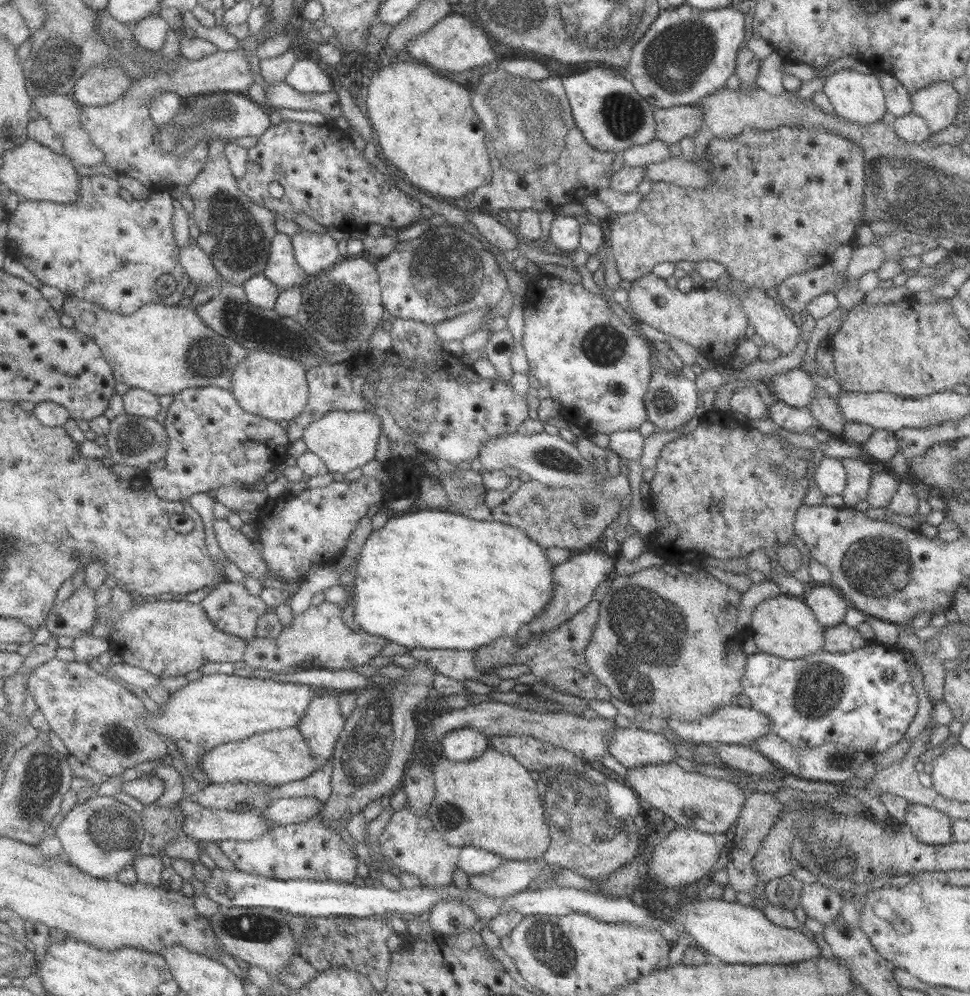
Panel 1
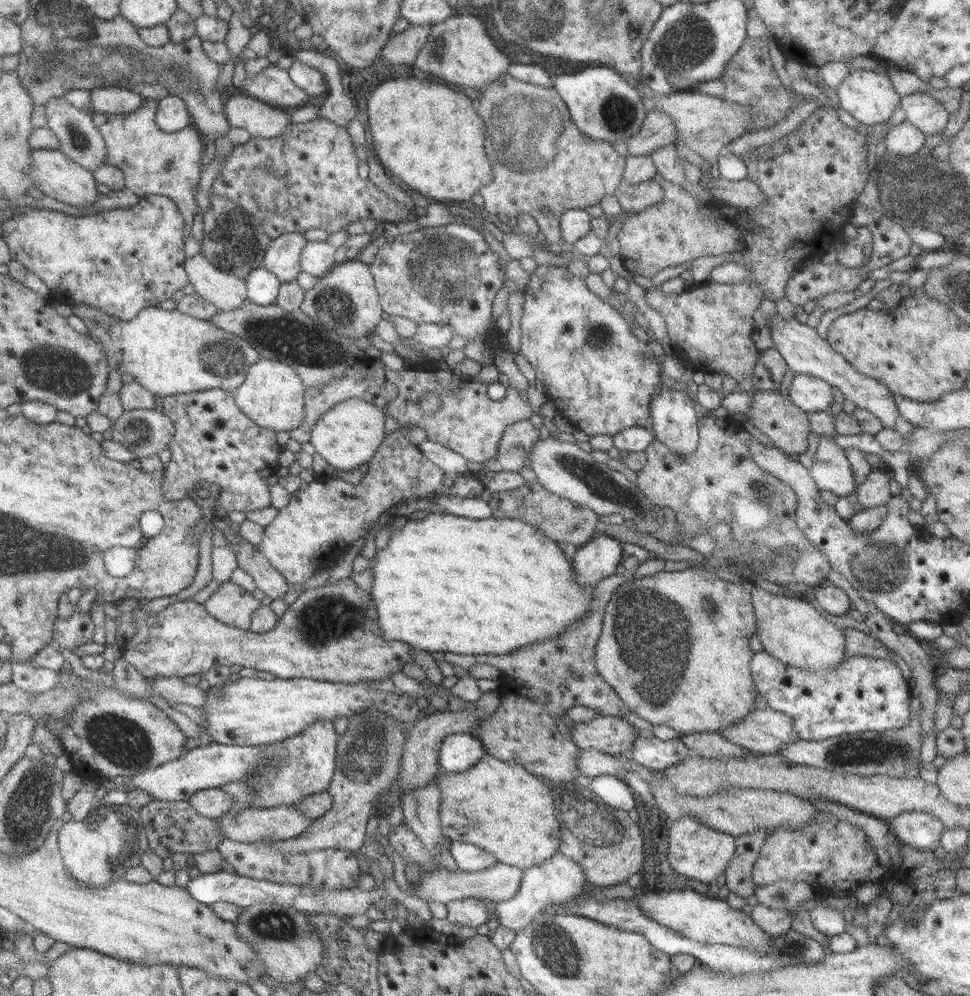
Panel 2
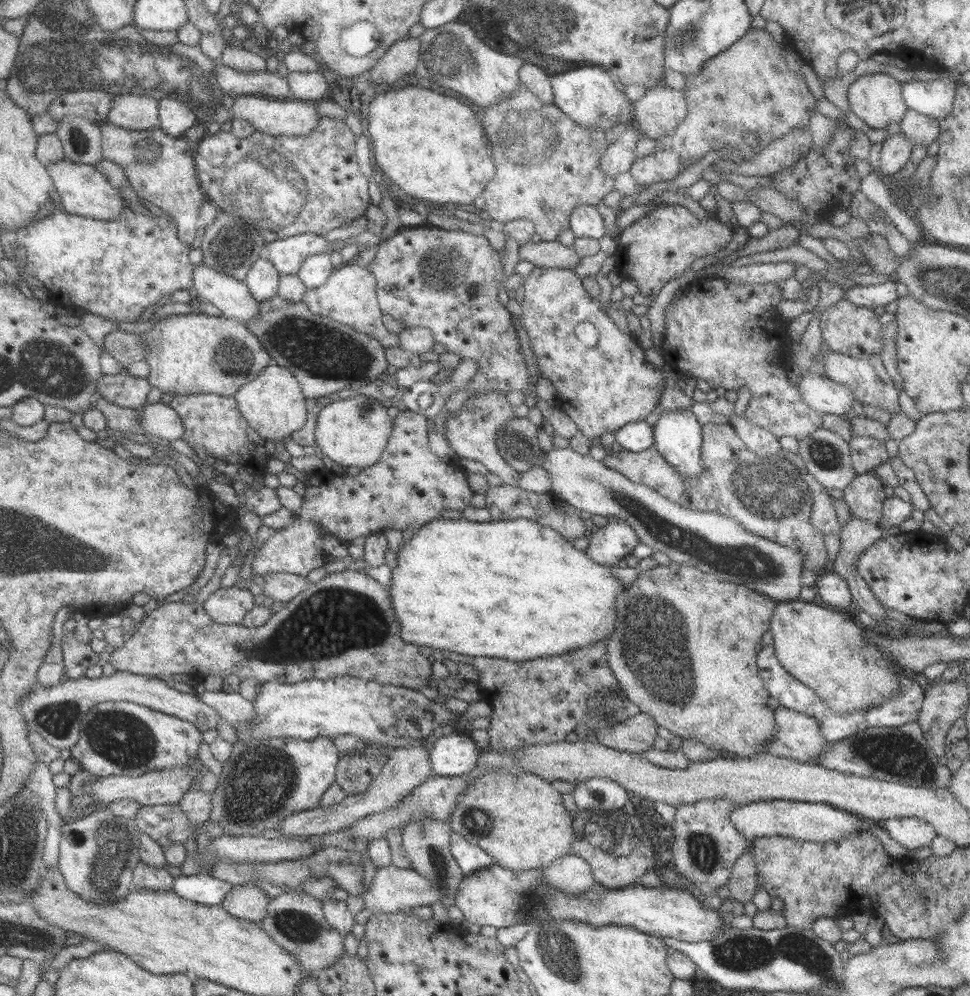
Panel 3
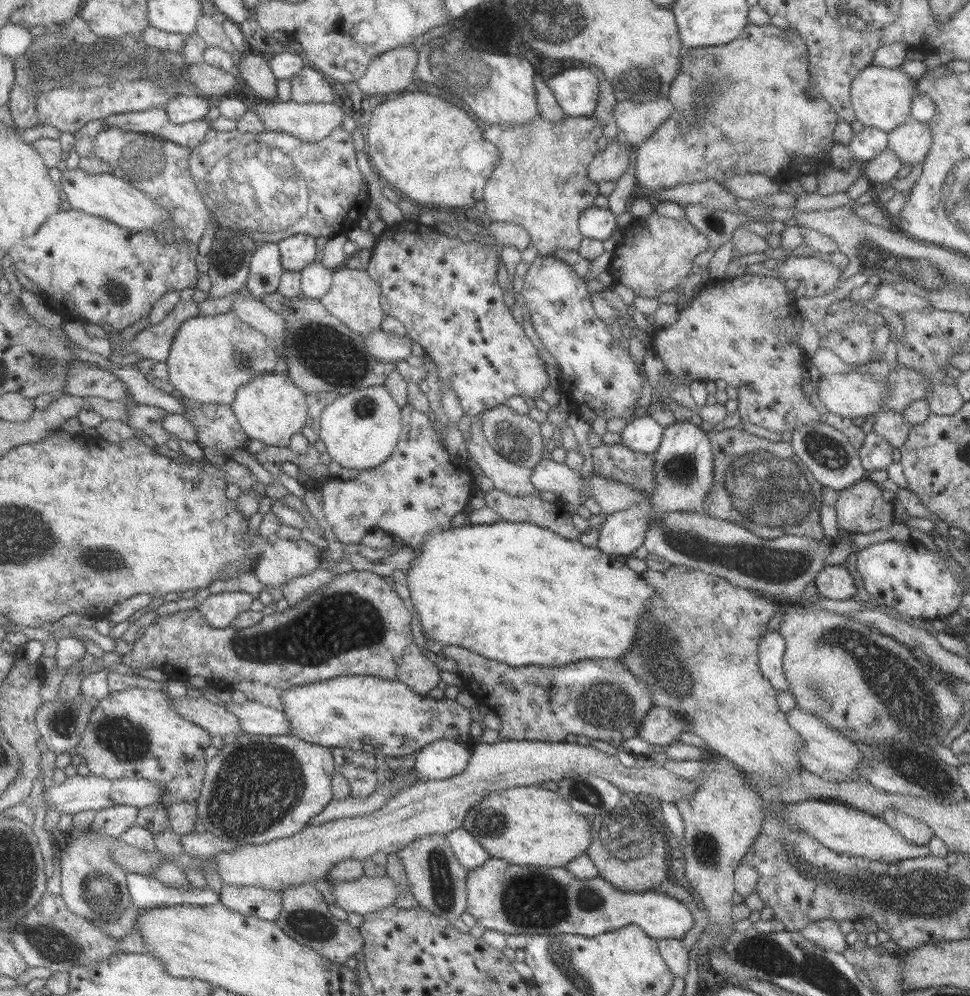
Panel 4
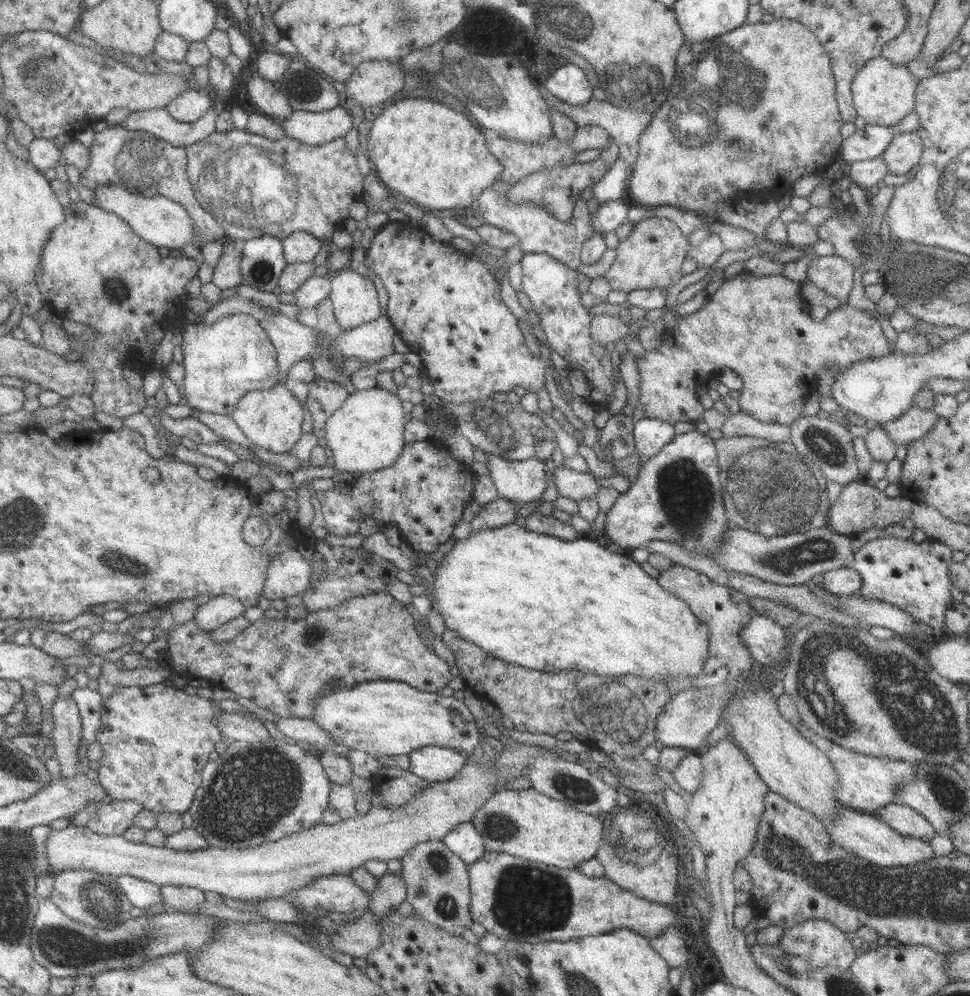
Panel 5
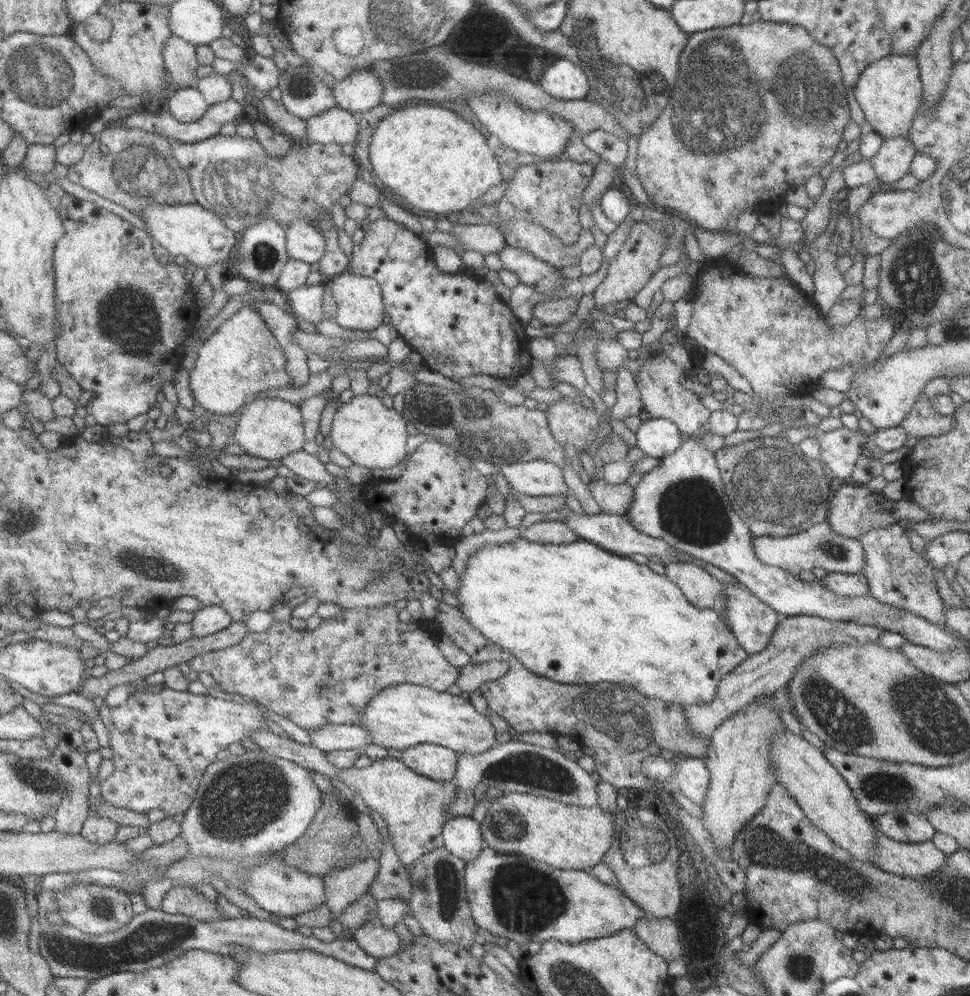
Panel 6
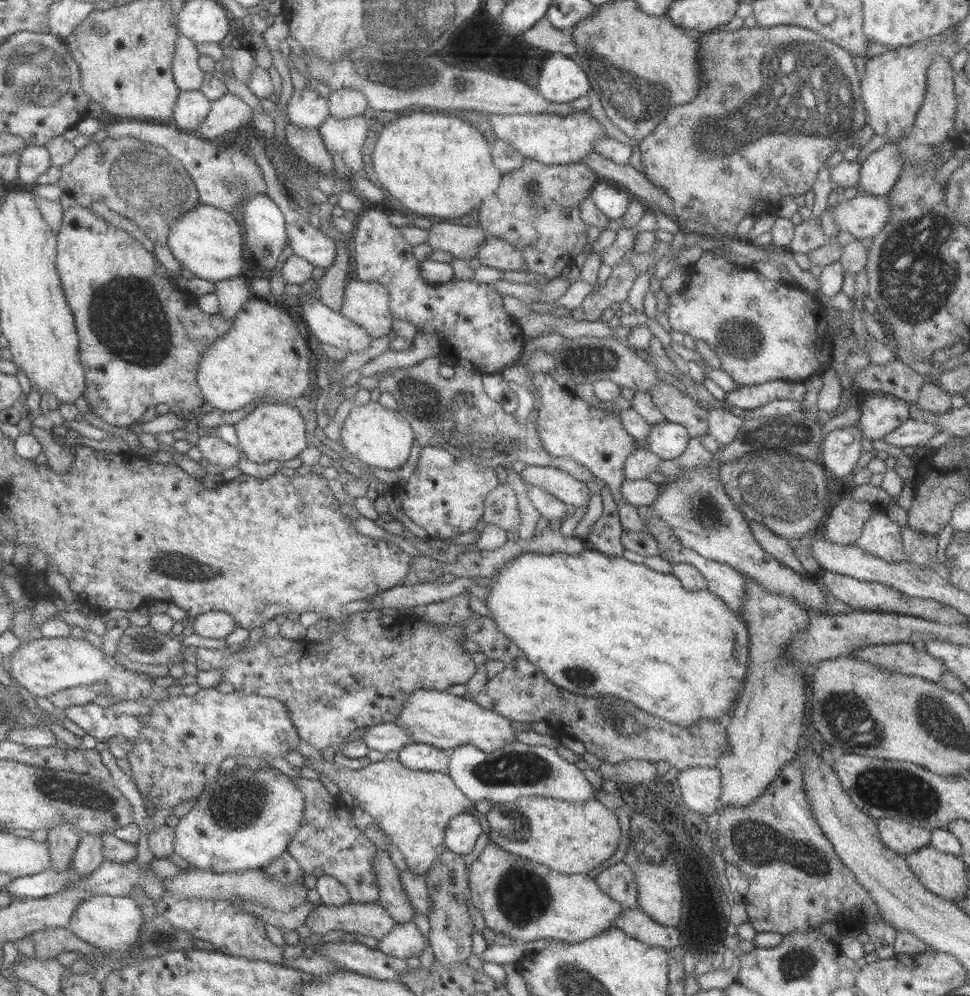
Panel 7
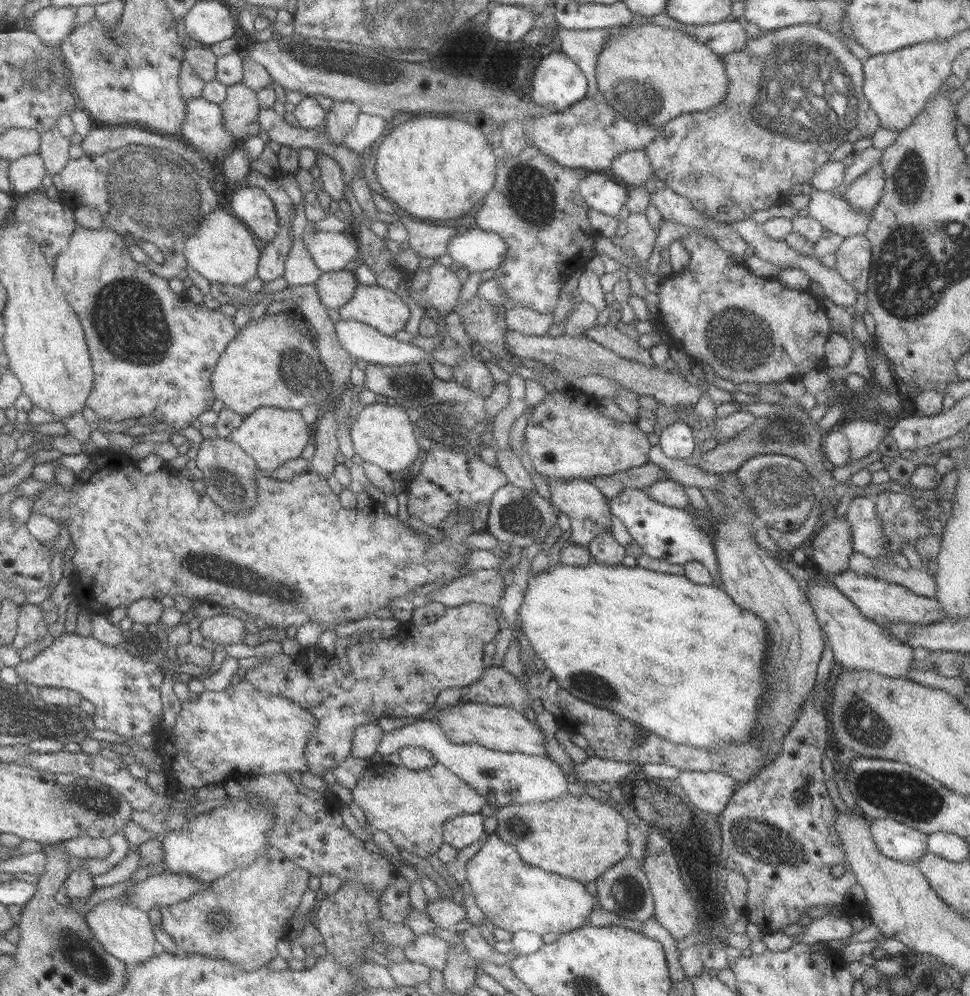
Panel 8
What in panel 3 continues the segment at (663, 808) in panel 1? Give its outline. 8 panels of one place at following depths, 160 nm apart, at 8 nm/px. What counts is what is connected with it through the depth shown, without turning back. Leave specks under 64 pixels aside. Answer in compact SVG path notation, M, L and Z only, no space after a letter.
M773 799L759 802L748 802L737 805L729 813L730 823L733 828L748 842L754 838L770 836L786 836L797 842L822 843L829 839L838 839L846 834L859 831L862 833L867 828L860 829L861 817L845 810L835 808L819 802L792 801L789 799Z

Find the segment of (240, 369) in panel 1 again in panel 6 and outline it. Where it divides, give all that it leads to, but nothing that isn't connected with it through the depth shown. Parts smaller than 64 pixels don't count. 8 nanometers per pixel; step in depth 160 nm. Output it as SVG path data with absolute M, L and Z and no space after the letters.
M261 394L239 409L233 440L247 455L278 460L290 452L301 449L303 439L303 418L298 405L277 397L261 397Z

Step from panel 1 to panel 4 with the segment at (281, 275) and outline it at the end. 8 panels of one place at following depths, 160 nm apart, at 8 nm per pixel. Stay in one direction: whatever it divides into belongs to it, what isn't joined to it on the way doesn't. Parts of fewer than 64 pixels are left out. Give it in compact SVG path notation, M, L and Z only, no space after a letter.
M294 234L277 243L281 267L284 271L301 271L317 256L315 237Z

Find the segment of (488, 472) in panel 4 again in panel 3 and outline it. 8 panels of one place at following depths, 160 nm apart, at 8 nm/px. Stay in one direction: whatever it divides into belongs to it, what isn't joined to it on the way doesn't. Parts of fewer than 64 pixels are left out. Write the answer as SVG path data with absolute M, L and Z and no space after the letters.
M485 391L469 397L463 402L457 415L447 413L443 425L443 436L449 446L461 459L477 460L485 466L486 470L495 474L501 480L501 484L514 485L519 472L513 470L499 454L495 442L496 432L508 421L515 418L524 418L528 413L528 407L522 403L518 406L511 405L505 395L497 391Z

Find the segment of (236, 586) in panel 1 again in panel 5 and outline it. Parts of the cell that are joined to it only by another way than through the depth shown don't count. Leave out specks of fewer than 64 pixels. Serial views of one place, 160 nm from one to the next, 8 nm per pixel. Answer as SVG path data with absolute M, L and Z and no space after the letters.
M213 595L209 596L208 600L195 610L193 622L201 630L213 631L237 616L243 615L244 611L243 603L238 598Z

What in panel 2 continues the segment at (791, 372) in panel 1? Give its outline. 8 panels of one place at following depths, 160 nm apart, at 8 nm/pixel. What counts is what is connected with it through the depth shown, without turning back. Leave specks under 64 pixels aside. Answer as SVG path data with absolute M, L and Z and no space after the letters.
M795 373L790 378L788 399L803 413L828 412L832 400L831 387L810 374Z

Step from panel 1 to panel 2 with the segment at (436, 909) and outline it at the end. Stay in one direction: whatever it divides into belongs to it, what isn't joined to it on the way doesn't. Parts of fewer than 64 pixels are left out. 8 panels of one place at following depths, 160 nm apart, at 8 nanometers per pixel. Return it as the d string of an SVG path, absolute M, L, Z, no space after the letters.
M462 898L450 900L444 904L446 908L446 919L456 925L475 928L480 924L485 924L486 920L497 916L493 907L489 907L489 902L484 899Z

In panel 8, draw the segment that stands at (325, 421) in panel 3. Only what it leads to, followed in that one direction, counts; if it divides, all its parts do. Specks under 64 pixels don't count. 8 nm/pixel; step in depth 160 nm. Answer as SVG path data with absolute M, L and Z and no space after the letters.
M373 403L364 406L351 423L350 440L355 452L355 460L376 464L388 473L403 470L412 464L419 452L412 423L400 406Z

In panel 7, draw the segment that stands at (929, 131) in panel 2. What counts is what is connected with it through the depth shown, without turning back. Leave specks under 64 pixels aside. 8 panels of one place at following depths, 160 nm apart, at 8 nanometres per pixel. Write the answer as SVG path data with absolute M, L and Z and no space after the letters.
M889 141L881 149L869 154L860 164L859 183L861 195L885 196L901 175L901 154L895 141Z

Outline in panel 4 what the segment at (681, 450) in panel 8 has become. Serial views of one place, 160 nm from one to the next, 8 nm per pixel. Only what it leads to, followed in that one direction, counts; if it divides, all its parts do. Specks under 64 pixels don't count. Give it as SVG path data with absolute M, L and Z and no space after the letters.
M648 414L628 420L621 430L619 443L633 452L651 454L659 446L663 429Z

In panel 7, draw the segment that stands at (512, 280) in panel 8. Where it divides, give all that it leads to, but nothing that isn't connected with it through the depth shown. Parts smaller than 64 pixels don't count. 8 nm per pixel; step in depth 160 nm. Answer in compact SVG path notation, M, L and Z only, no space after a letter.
M525 158L519 169L501 175L498 189L491 196L483 198L478 207L478 226L487 236L504 240L522 252L526 264L523 272L539 276L538 280L530 282L529 286L541 290L545 283L564 273L563 269L571 262L571 258L583 252L588 226L580 220L579 206L581 202L588 200L589 192L597 180L593 170L582 163L543 165Z

